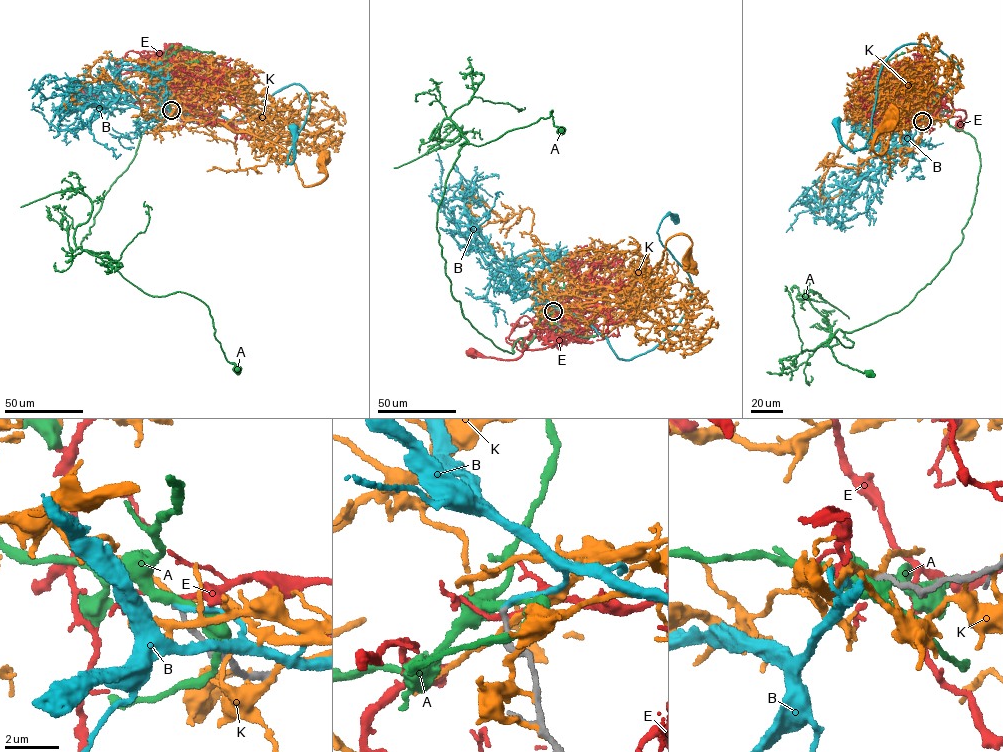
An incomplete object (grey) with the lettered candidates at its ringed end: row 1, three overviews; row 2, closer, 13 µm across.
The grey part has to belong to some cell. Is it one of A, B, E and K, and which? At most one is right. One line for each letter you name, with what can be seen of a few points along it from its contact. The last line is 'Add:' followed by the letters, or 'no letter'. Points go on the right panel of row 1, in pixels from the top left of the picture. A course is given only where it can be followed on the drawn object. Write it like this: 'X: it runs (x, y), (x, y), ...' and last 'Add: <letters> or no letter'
B: it runs (922, 121), (931, 100), (960, 75), (942, 51), (914, 43), (882, 67), (865, 147), (850, 150), (836, 123)
Add: B

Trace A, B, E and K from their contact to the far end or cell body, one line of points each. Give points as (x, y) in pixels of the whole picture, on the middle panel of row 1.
A: (553, 311), (512, 353), (479, 332), (452, 295), (437, 212), (459, 144), (479, 146), (552, 110), (561, 130)
B: (553, 311), (591, 324), (618, 358), (659, 344), (692, 292), (689, 275), (657, 232), (669, 212), (673, 218)
E: (553, 311), (570, 306), (573, 310), (560, 339), (549, 346), (525, 349), (514, 359), (472, 354)
K: (553, 312), (594, 302), (642, 276), (662, 259), (675, 235), (687, 236), (692, 242), (689, 266)

